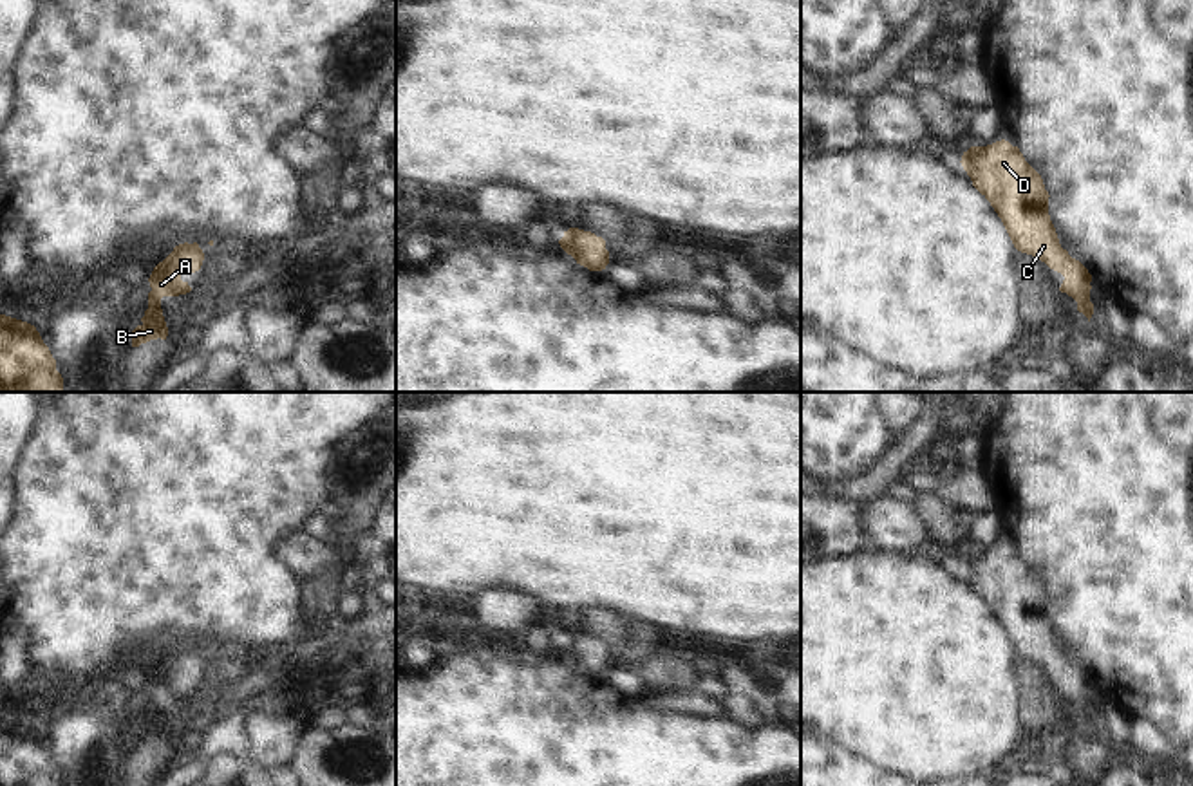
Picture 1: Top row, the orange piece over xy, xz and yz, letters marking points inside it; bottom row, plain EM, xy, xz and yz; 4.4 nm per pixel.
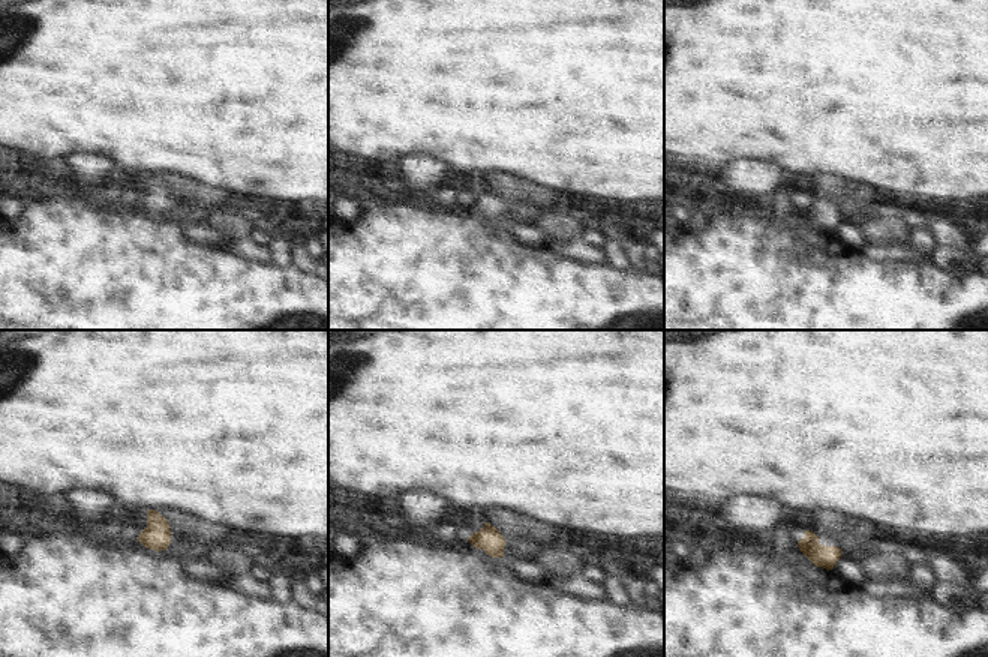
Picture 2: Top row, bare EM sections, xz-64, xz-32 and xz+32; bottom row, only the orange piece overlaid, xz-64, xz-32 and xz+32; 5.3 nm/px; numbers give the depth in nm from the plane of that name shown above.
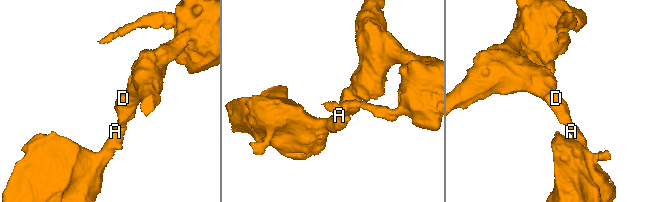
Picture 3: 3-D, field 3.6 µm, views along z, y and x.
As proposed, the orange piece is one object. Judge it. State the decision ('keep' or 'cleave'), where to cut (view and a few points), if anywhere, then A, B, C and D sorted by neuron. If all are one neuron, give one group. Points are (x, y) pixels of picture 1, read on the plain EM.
keep; no cut; A B C D

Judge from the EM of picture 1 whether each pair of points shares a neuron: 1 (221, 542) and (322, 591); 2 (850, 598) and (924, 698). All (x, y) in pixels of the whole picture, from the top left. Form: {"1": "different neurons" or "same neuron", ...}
{"1": "different neurons", "2": "same neuron"}

